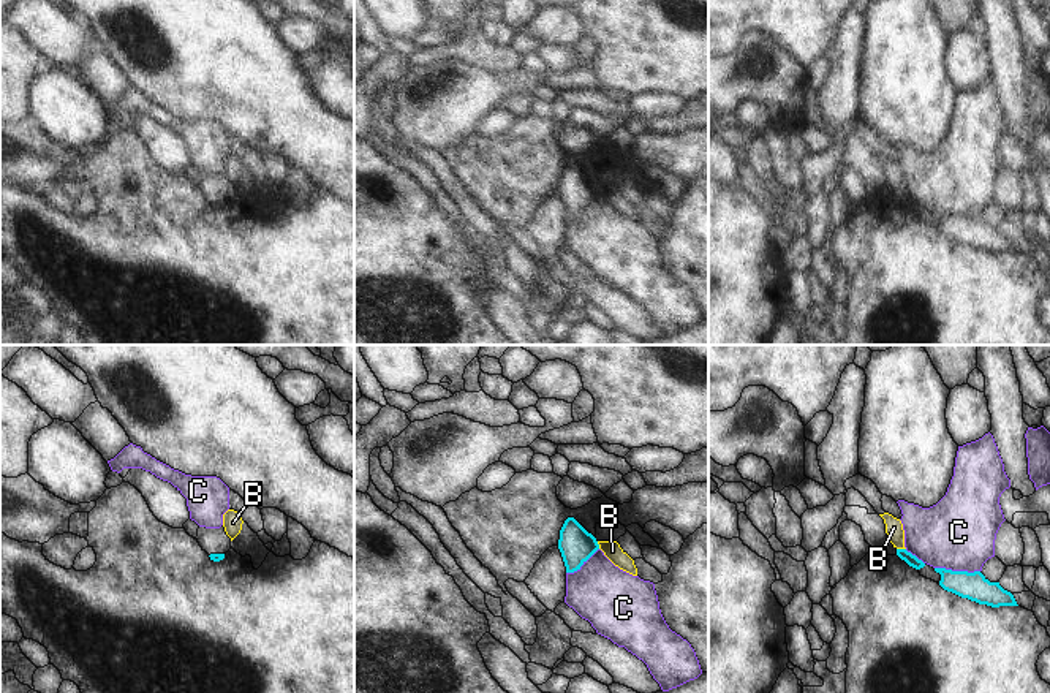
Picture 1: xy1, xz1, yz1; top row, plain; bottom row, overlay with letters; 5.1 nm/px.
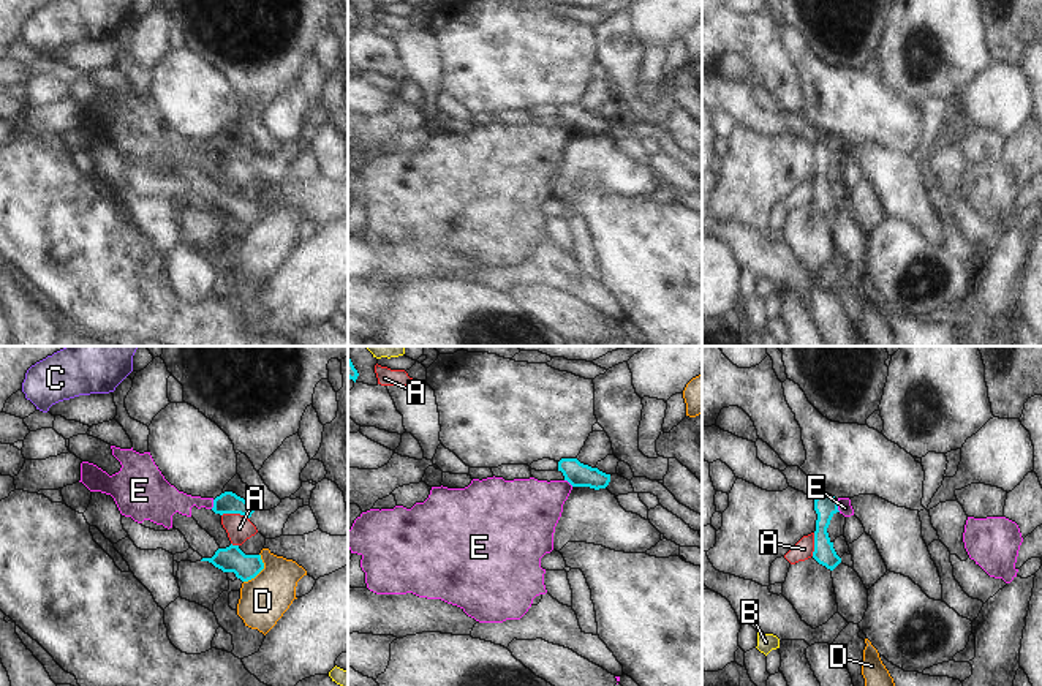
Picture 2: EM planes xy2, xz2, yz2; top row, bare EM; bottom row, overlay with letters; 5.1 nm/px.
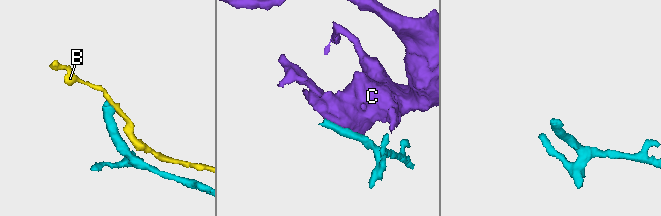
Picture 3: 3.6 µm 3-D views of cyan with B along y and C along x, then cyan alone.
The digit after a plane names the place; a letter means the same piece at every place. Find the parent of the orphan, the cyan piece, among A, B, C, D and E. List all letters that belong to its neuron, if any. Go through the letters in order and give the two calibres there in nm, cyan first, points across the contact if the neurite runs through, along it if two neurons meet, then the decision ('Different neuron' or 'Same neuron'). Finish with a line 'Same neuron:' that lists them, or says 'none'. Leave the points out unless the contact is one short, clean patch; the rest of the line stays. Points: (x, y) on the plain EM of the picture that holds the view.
A: Thickness 110 nm (cyan) against 140 nm. Different neuron
B: Thickness 60 nm (cyan) against 90 nm. Different neuron
C: Thickness 140 nm (cyan) against 380 nm. Different neuron
D: Thickness 130 nm (cyan) against 240 nm. Boundary: xy2 (260, 199), (263, 214), (244, 228). Different neuron
E: Thickness 120 nm (cyan) against 70 nm. Boundary: yz2 (837, 146), (840, 157). Different neuron
Same neuron: none.

